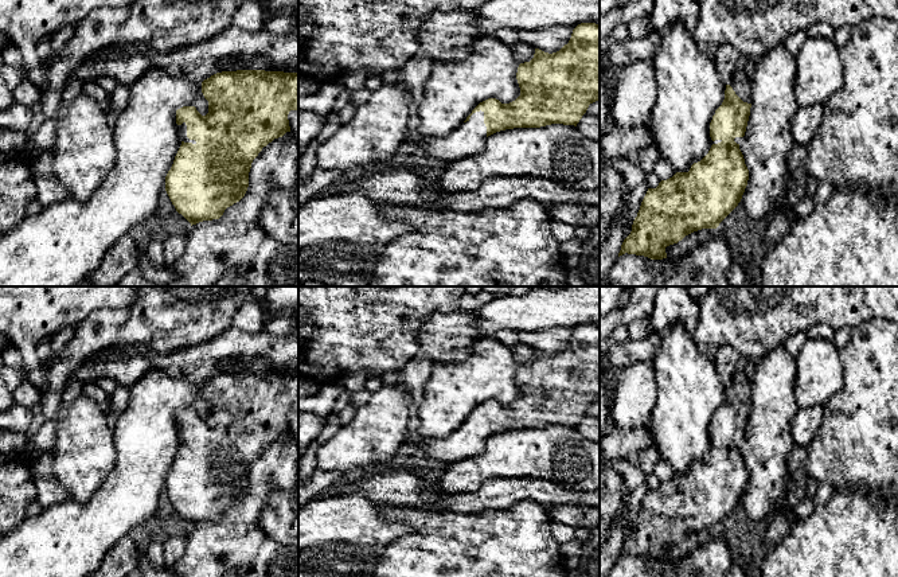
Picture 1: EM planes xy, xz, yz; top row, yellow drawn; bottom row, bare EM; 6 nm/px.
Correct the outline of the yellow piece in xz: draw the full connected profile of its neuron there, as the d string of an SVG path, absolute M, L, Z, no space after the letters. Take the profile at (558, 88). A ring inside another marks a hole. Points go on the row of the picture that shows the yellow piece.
M578 24L569 43L557 52L548 54L535 48L534 58L519 65L516 79L520 95L515 101L501 104L496 98L488 98L480 102L450 134L429 137L426 155L452 163L483 152L487 137L500 130L551 124L577 126L589 105L600 101L600 24Z

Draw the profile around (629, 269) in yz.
M622 254L608 272L608 278L614 286L651 286L655 278L672 270L672 261L651 260L644 256Z

